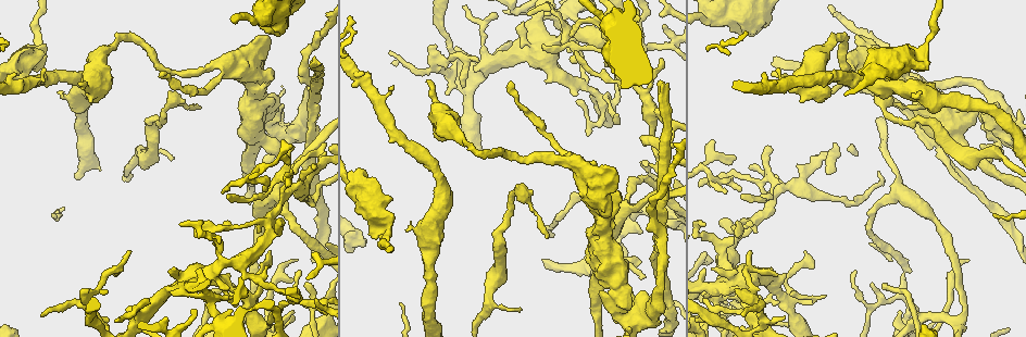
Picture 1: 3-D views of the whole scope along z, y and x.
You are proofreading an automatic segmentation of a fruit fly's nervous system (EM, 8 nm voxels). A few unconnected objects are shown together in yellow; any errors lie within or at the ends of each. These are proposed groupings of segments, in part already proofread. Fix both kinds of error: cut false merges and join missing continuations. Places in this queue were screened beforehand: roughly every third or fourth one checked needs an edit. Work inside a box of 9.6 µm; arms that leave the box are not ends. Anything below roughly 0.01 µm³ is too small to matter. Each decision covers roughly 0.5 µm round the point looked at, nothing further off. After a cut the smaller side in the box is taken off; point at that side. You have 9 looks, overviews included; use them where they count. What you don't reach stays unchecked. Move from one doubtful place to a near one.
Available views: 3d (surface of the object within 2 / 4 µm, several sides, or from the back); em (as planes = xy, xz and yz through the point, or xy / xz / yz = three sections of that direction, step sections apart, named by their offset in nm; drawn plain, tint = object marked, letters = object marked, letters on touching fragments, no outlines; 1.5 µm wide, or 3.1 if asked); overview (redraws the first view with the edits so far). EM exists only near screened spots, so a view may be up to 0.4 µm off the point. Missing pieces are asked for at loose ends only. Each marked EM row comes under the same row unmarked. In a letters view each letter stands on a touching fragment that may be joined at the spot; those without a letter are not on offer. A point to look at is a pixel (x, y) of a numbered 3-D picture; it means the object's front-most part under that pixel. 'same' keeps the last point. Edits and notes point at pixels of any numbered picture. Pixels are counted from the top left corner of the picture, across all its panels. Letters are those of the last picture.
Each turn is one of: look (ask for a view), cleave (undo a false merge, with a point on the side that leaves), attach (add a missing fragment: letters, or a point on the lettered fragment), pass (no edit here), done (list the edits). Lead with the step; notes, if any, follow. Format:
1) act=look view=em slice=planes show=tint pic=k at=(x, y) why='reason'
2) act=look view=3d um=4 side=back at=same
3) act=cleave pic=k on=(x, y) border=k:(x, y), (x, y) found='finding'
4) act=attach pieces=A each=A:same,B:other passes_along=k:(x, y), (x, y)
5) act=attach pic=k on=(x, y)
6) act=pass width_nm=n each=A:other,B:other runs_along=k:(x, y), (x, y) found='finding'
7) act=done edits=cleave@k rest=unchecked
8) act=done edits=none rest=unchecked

act=look view=em slice=yz step=8 show=letters pic=1 at=(726, 193) why='free end'

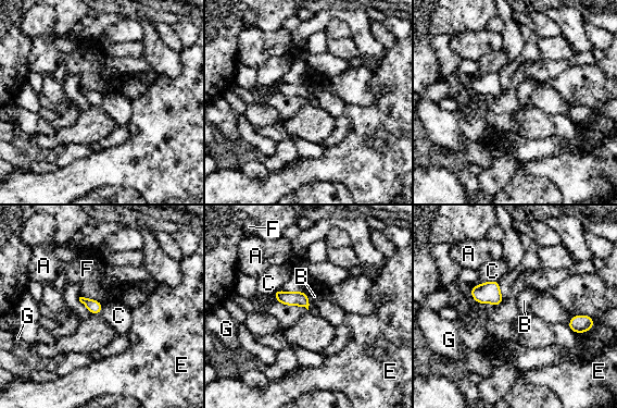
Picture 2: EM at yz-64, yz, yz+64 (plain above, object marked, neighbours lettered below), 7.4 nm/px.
act=pass longest_contact=C:220nm each=A:other,B:other,C:other,E:other,F:other,G:other found='none of them fits'

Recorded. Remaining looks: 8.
act=look view=em slice=planes show=letters pic=1 at=(734, 307) why='thin end'

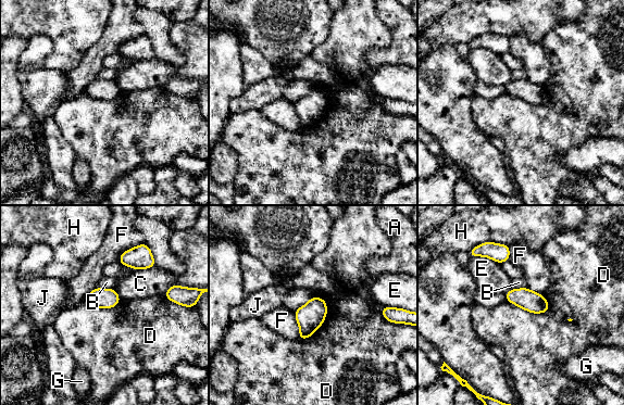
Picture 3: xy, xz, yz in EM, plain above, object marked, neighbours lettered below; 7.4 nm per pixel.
act=pass each=A:other,B:other,C:other,D:other,E:other,F:other,G:other,H:other,J:other border=3:(323, 298), (324, 321), (298, 340) found='no lettered fragment goes on from it'

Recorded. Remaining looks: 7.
act=look view=em slice=yz step=8 show=tint pic=1 at=(730, 328) why='sharp bend'

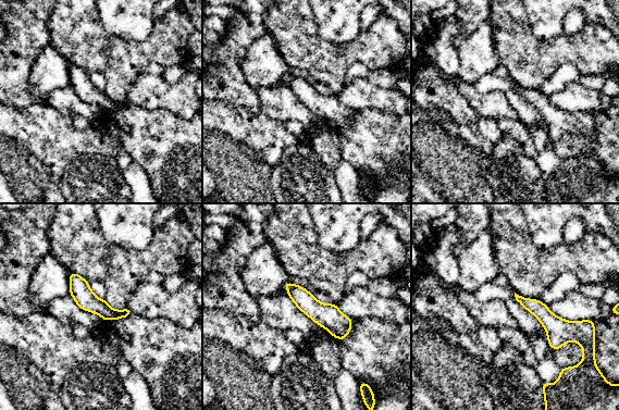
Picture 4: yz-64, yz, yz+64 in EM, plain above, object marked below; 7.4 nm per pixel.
act=look view=em slice=planes show=letters at=same

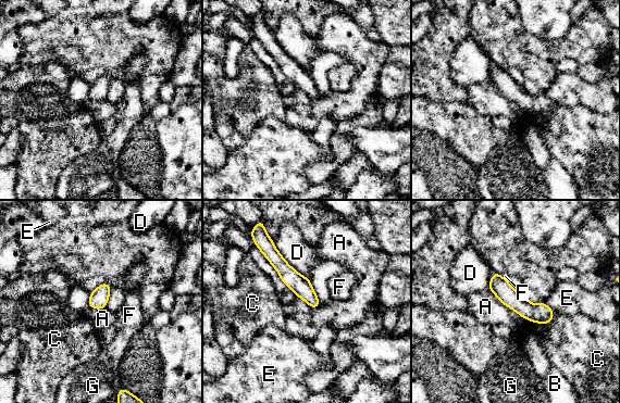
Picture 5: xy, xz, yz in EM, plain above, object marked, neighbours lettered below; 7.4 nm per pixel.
act=pass each=A:other,B:other,C:other,D:other,E:other,F:other,G:other border=5:(488, 289), (524, 319) found='one neuron here'

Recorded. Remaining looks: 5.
act=look view=3d um=4 pic=1 at=(80, 83) why='free end'

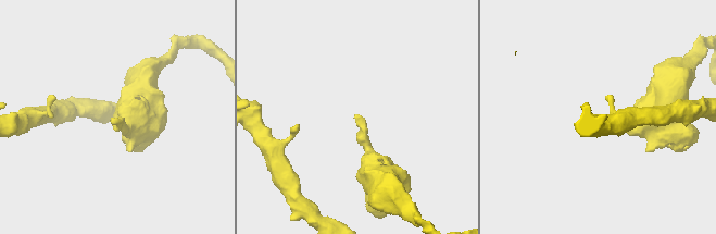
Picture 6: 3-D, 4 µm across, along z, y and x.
act=look view=em slice=planes show=letters pic=6 at=(355, 114)

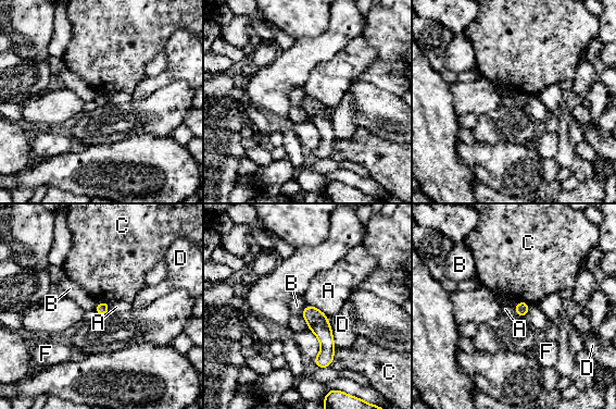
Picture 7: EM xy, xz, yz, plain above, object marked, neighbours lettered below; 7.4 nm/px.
act=pass each=A:other,B:other,C:other,D:other,F:other border=7:(306, 306), (301, 314) found='none of them fits'

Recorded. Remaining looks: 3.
act=done edits=none rest=unchecked

